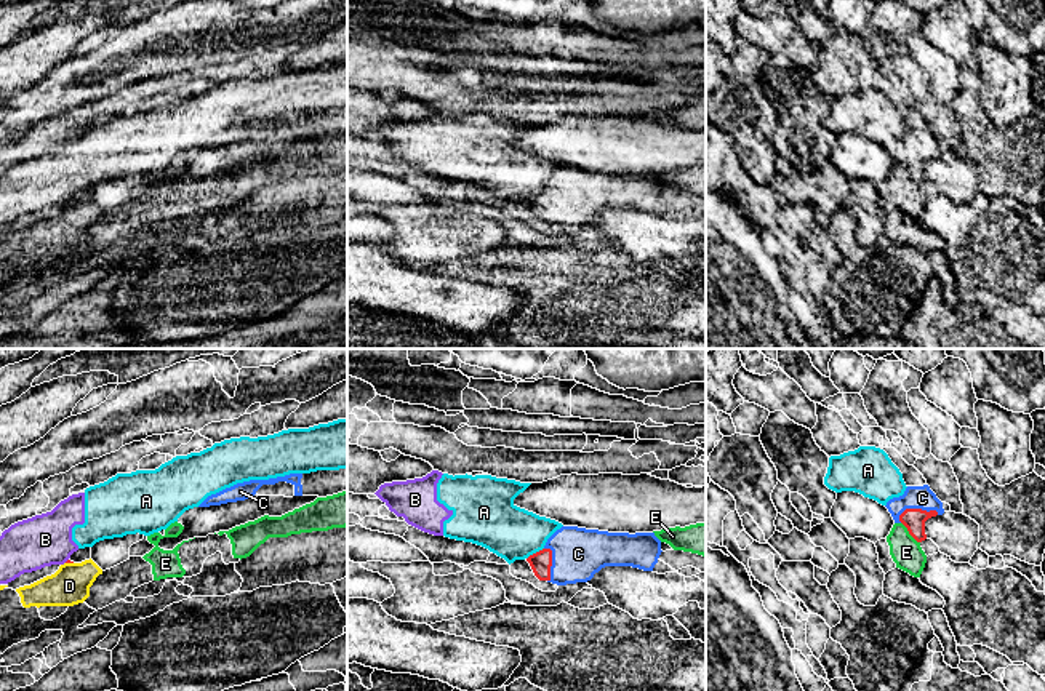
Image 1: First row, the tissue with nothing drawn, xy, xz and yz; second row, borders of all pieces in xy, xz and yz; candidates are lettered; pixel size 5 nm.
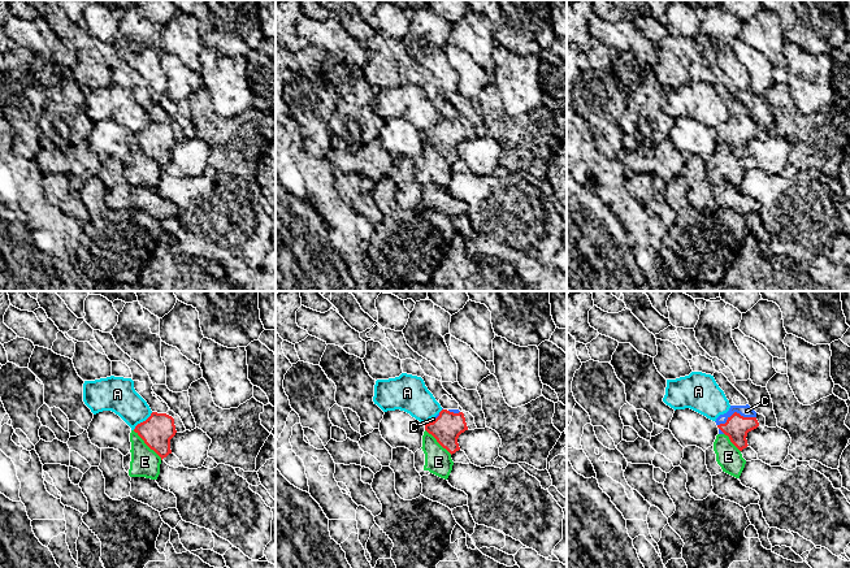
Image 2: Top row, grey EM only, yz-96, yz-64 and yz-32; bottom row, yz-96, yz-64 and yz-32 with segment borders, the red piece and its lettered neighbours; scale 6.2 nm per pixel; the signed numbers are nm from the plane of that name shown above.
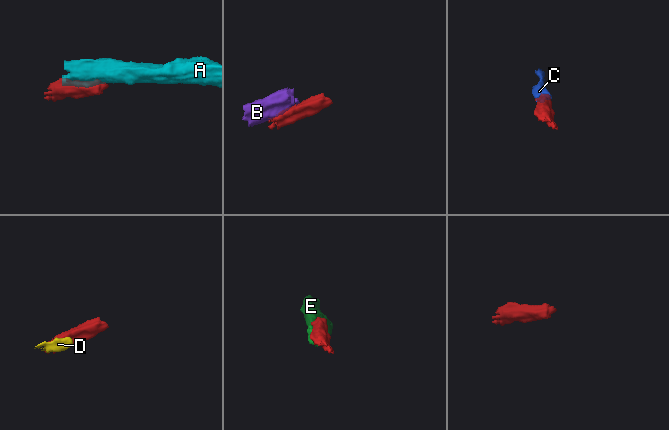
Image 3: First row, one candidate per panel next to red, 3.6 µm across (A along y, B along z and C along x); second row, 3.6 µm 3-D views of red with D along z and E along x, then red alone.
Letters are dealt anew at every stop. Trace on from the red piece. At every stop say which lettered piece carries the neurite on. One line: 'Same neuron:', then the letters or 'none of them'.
Same neuron: C

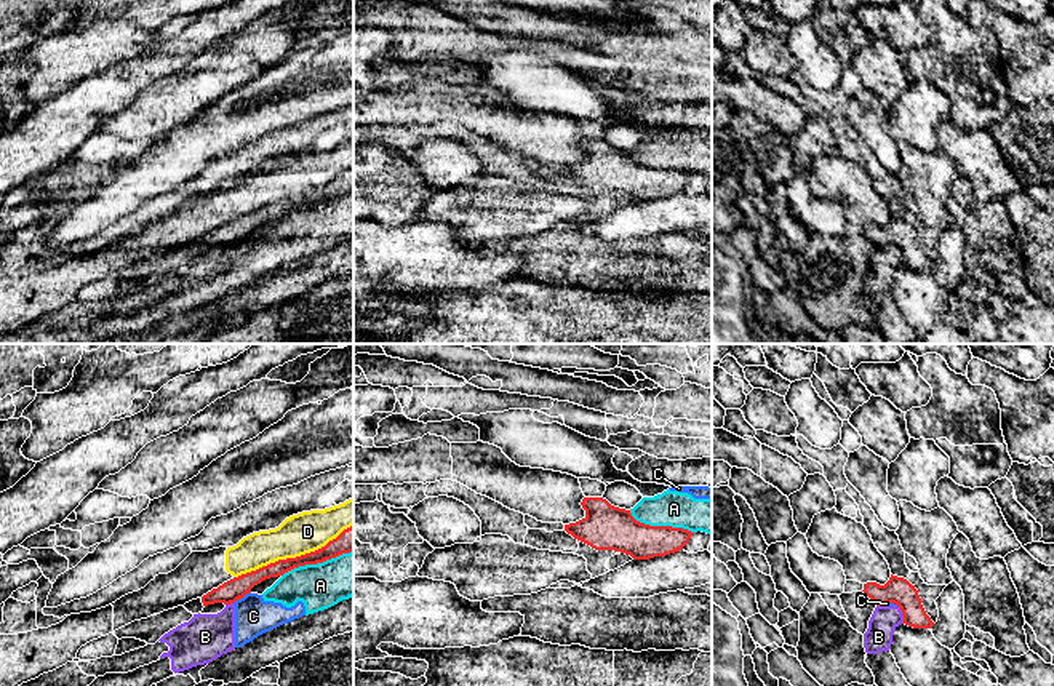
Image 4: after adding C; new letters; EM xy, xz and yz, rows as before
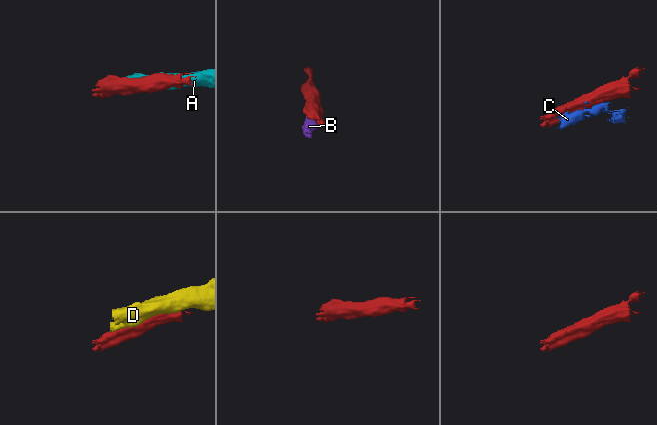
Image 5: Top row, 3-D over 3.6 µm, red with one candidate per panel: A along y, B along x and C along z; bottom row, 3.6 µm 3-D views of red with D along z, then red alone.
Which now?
Same neuron: none of them

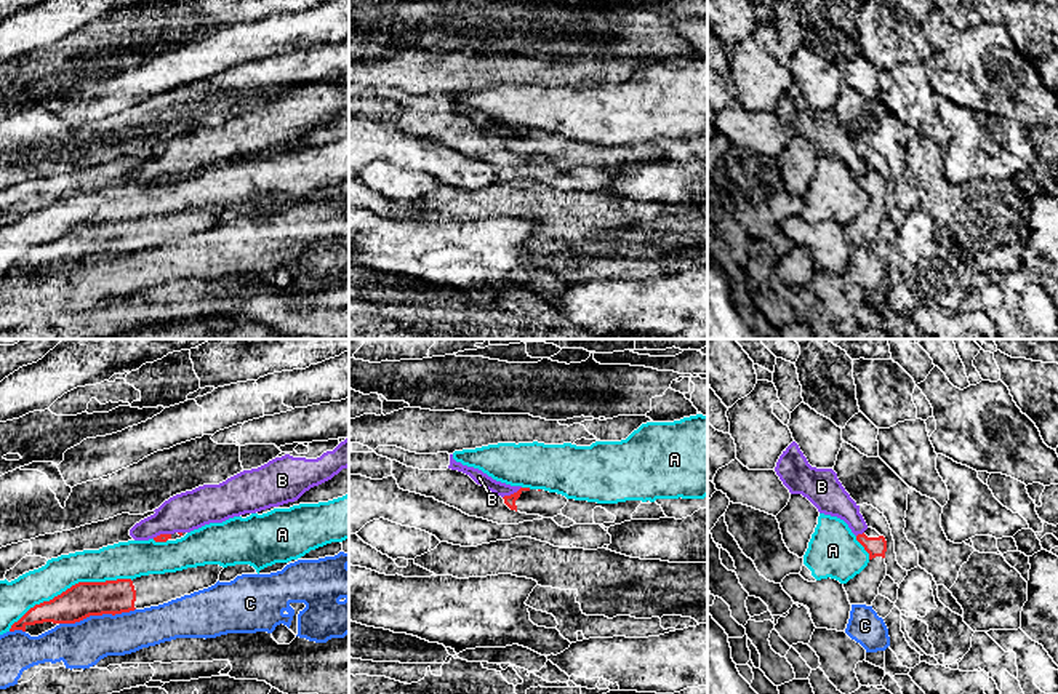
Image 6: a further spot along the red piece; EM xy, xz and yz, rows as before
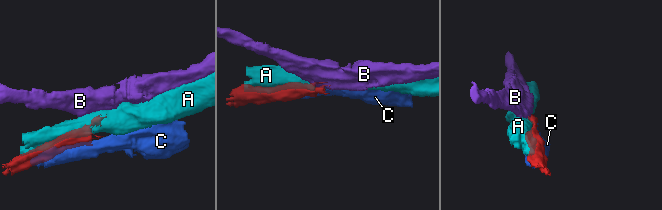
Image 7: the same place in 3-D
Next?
Same neuron: none of them

